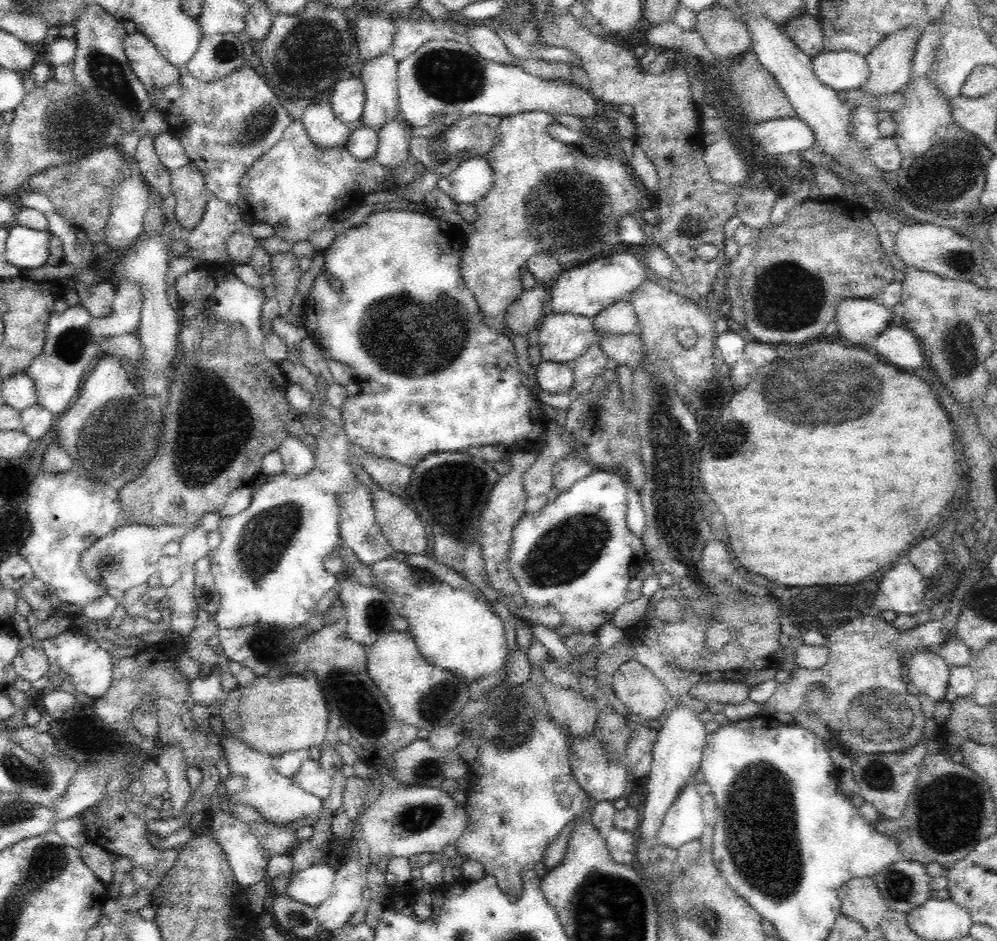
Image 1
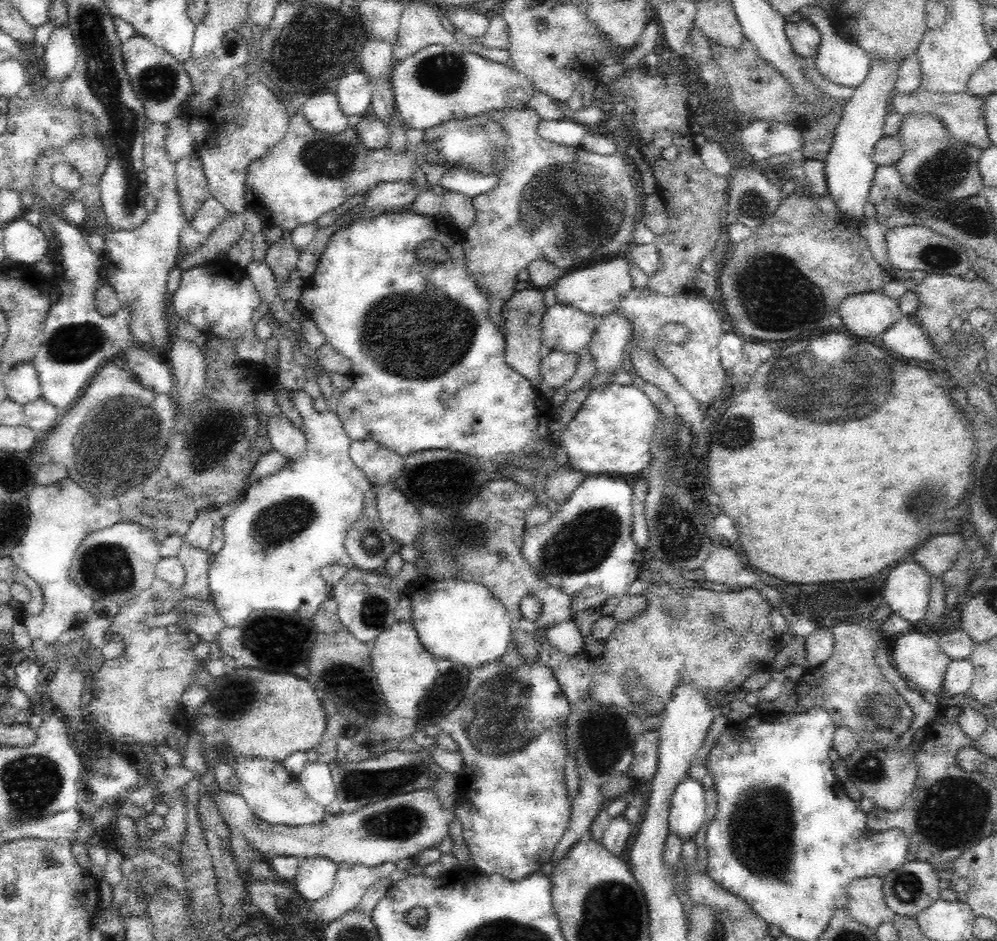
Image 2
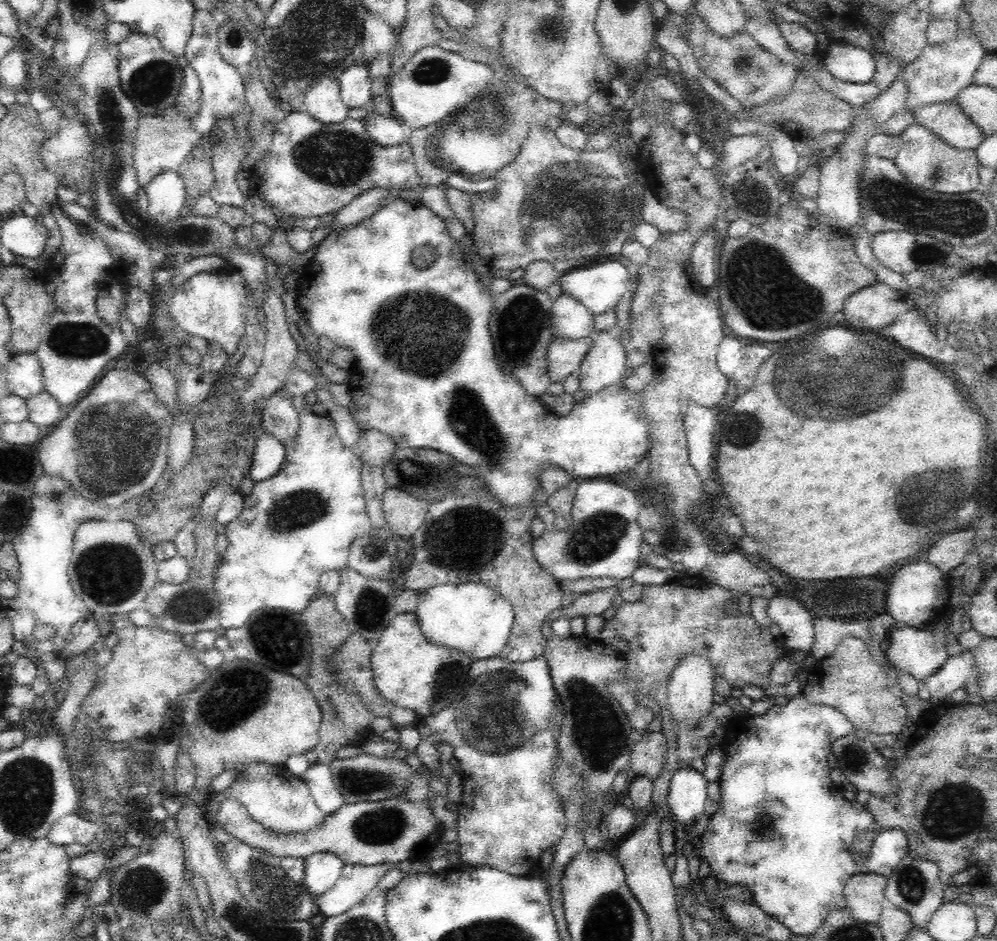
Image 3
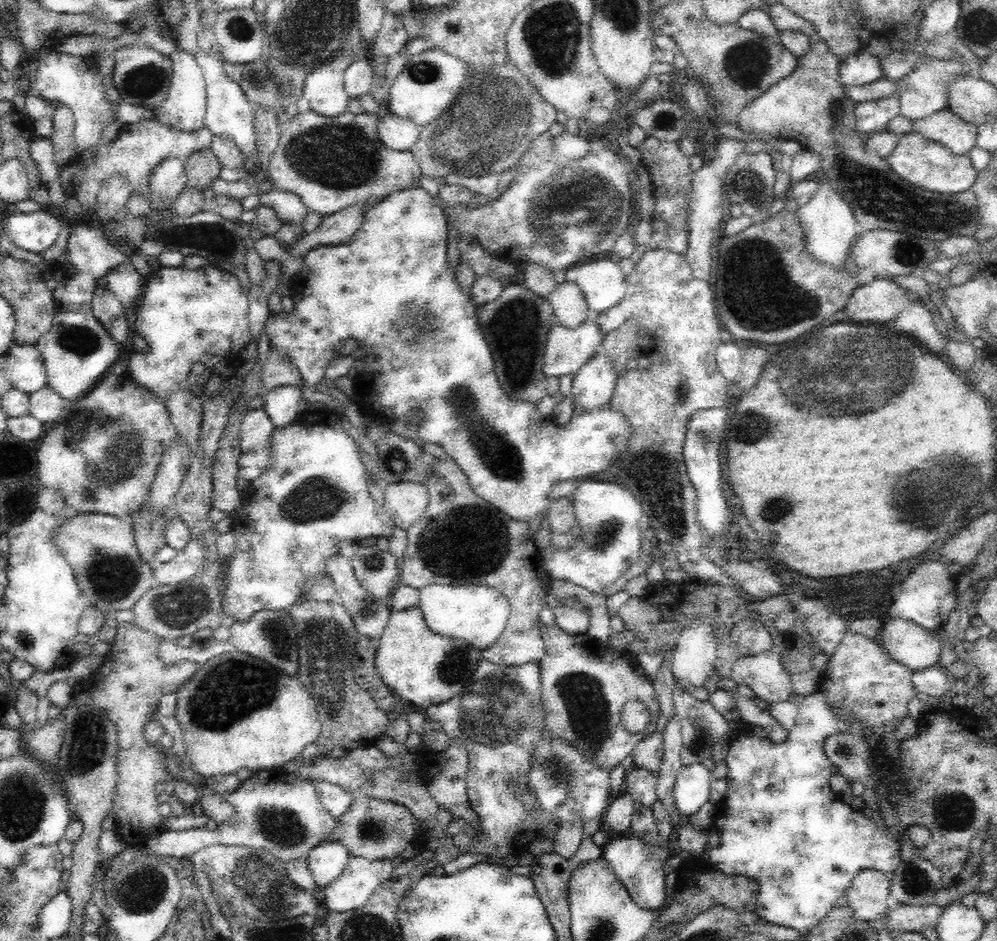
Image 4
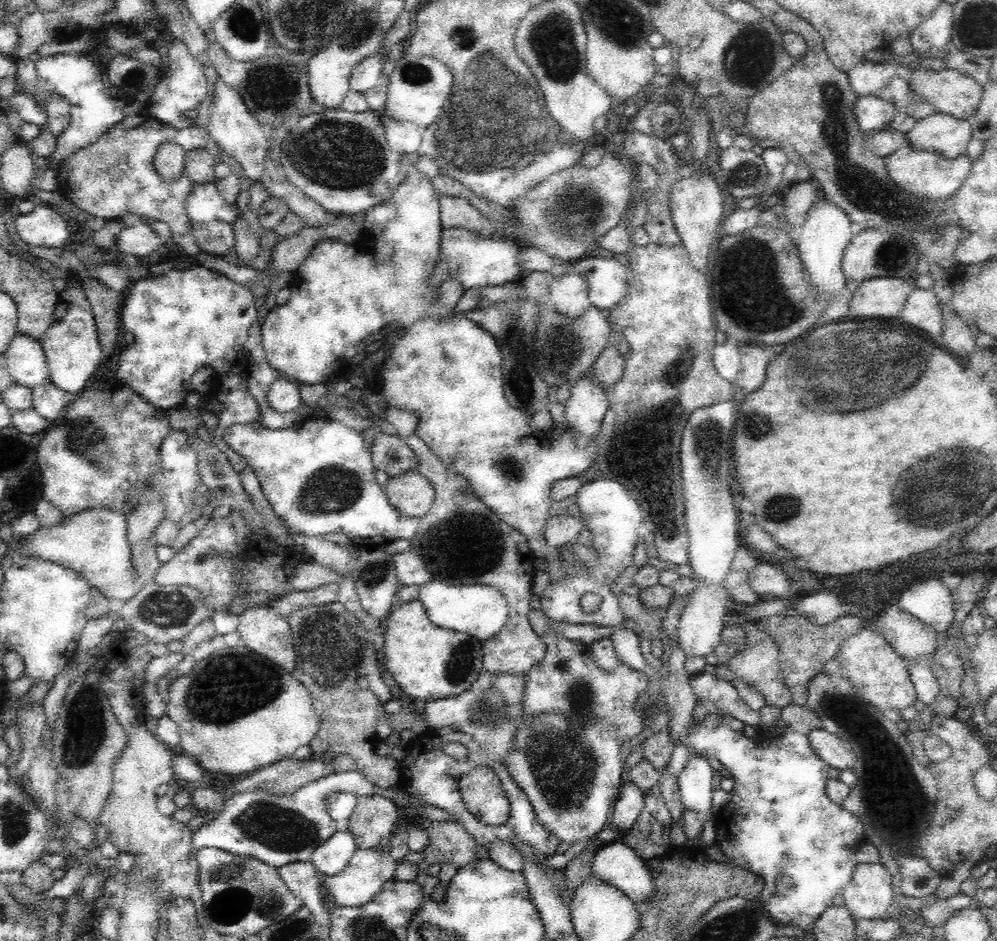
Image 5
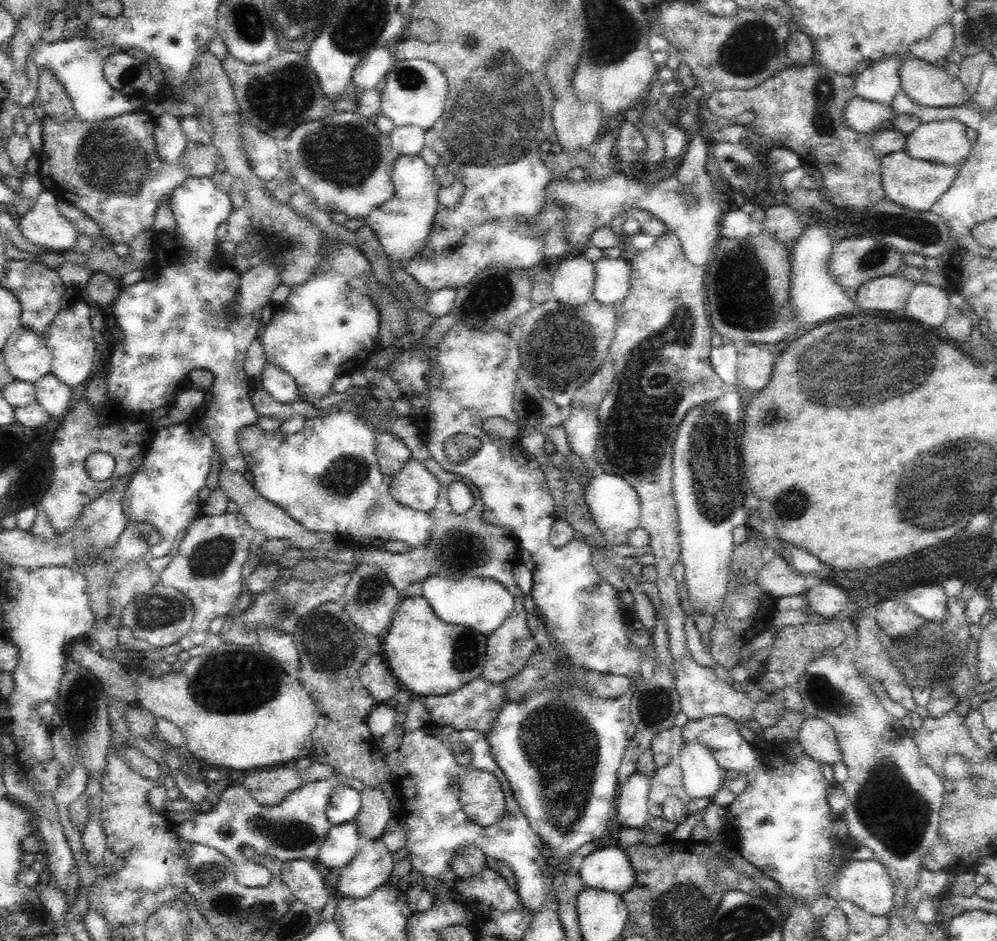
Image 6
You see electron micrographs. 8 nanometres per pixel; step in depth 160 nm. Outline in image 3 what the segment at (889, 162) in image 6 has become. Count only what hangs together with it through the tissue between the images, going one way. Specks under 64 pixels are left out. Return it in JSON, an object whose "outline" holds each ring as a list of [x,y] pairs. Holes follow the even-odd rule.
{"outline":[[[918,123],[908,126],[902,134],[899,134],[899,137],[902,140],[901,147],[893,161],[898,170],[912,184],[916,184],[924,190],[948,192],[952,195],[961,195],[979,188],[981,164],[974,150],[954,148],[938,138],[937,134]]]}

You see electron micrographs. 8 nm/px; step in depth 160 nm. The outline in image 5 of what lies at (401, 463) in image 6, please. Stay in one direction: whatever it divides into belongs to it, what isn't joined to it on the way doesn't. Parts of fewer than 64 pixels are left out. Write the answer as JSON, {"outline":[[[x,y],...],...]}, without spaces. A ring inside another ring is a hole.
{"outline":[[[374,434],[374,439],[369,441],[369,447],[375,471],[385,472],[392,478],[418,470],[418,457],[398,434]]]}

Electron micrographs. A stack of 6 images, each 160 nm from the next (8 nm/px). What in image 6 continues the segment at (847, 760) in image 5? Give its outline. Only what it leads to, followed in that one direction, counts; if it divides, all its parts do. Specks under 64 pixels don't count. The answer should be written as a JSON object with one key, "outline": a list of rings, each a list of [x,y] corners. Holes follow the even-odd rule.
{"outline":[[[807,718],[797,734],[798,743],[814,760],[835,765],[841,761],[841,748],[835,730],[830,723],[820,718]]]}

